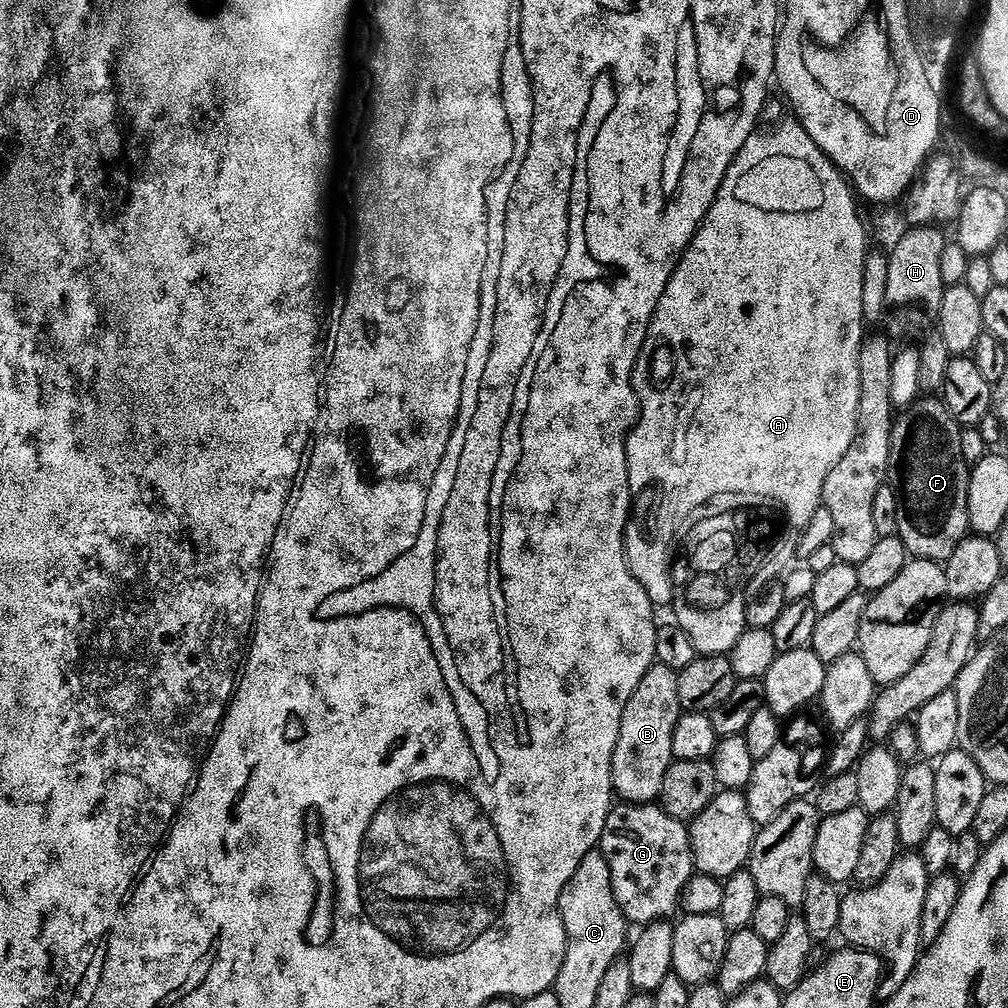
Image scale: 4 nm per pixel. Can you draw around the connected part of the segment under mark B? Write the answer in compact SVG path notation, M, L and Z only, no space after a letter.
M656 663L644 675L623 714L618 742L612 759L612 786L615 795L629 804L650 804L660 800L666 770L675 759L673 736L683 715L679 702L679 673Z

